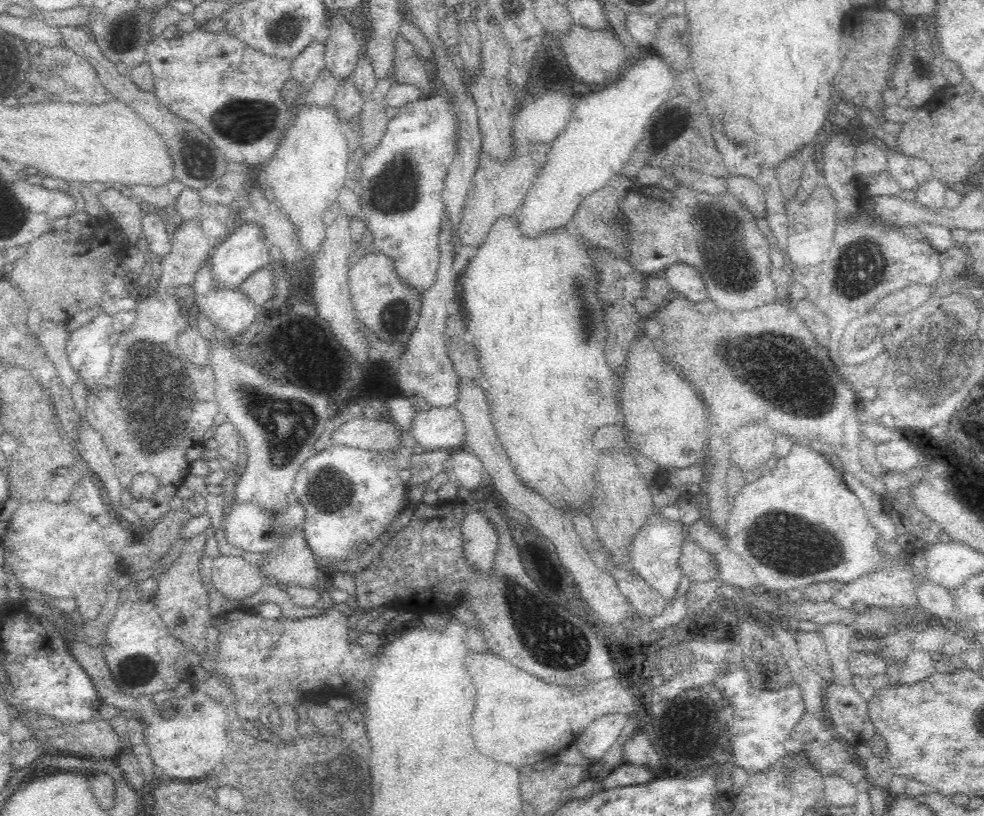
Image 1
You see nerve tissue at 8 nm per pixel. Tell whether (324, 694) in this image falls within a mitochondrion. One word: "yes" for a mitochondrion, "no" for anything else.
no

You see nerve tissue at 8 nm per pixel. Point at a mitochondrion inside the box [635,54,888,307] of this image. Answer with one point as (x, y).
(853, 281)

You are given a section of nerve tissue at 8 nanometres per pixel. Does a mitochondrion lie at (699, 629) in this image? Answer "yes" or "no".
no

